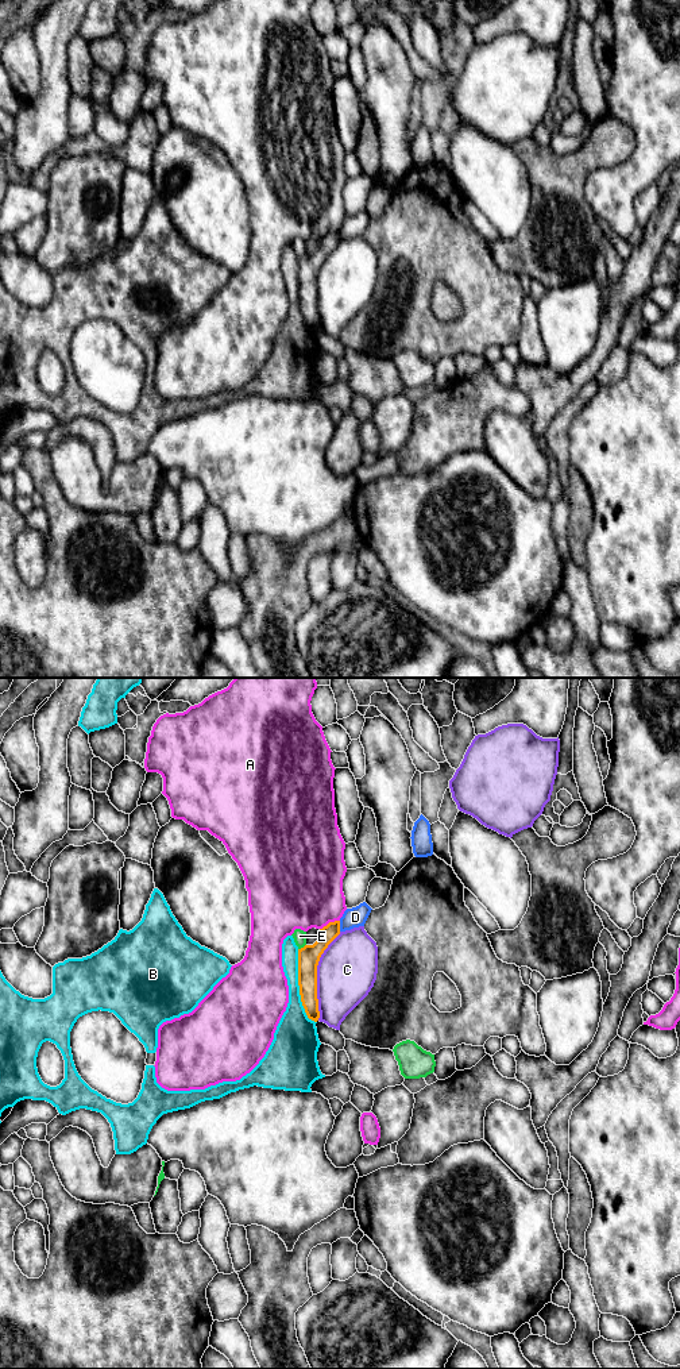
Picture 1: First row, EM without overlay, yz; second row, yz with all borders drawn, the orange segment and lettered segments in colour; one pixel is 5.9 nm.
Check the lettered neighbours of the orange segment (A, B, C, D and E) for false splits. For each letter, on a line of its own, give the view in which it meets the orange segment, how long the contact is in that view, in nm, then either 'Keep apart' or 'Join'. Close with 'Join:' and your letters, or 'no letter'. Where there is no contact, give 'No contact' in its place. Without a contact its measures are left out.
A: Touches orange in yz. Shared border 130 nm. Keep apart
B: Touches orange in yz. Shared border 460 nm. Keep apart
C: Touches orange in yz. Shared border 550 nm. Keep apart
D: Touches orange in yz. Shared border 60 nm. Keep apart
E: Touches orange in yz. Shared border 60 nm. Keep apart
Join: no letter

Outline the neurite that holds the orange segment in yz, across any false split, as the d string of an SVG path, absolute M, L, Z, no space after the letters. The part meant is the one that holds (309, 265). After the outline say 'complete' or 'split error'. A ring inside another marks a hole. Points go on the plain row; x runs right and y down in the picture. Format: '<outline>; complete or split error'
M340 230L329 231L320 238L320 246L313 254L298 258L298 294L301 311L309 328L320 327L317 308L317 274L328 254L340 243Z; complete

